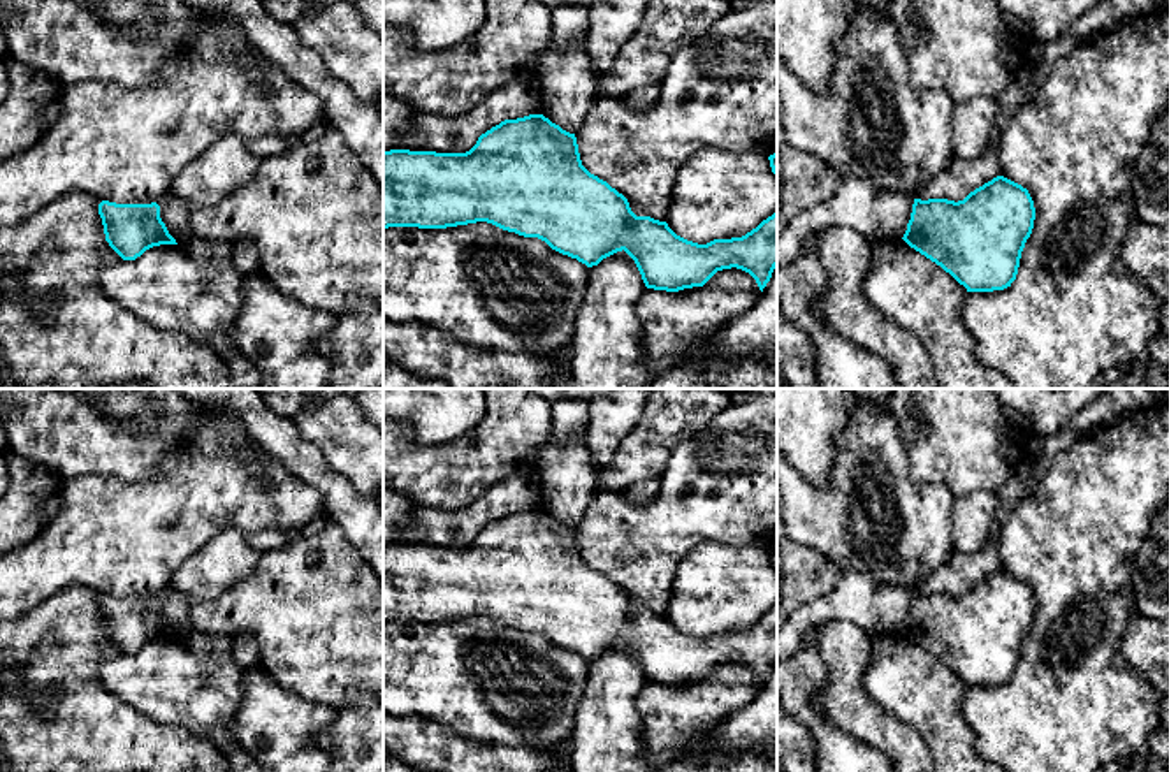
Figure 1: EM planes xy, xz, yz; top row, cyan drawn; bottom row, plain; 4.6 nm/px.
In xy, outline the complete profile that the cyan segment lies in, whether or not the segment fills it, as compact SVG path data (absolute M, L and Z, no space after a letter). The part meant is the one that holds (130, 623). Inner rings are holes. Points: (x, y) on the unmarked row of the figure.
M102 594L98 608L105 635L123 654L135 654L153 640L178 638L162 615L156 596L116 598Z

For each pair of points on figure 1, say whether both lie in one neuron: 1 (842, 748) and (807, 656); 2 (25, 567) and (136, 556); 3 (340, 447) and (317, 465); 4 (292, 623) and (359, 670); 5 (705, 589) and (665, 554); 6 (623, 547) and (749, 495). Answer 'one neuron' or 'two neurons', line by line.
1: one neuron
2: one neuron
3: two neurons
4: one neuron
5: two neurons
6: one neuron

